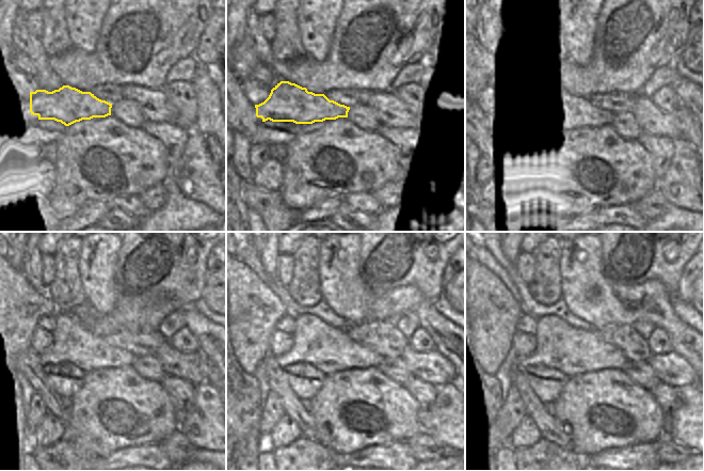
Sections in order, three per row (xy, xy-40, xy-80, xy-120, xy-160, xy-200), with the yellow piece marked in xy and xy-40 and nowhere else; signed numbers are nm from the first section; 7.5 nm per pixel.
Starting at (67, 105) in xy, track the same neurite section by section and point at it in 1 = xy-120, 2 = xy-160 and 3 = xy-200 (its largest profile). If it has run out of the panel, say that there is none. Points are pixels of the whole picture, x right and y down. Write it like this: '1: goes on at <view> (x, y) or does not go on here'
1: goes on at xy-120 (73, 343)
2: goes on at xy-160 (330, 349)
3: goes on at xy-200 (572, 350)

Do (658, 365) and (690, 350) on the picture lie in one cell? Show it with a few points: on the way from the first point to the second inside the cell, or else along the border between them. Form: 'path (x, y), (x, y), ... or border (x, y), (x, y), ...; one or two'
border (672, 349), (680, 354), (692, 367); two

